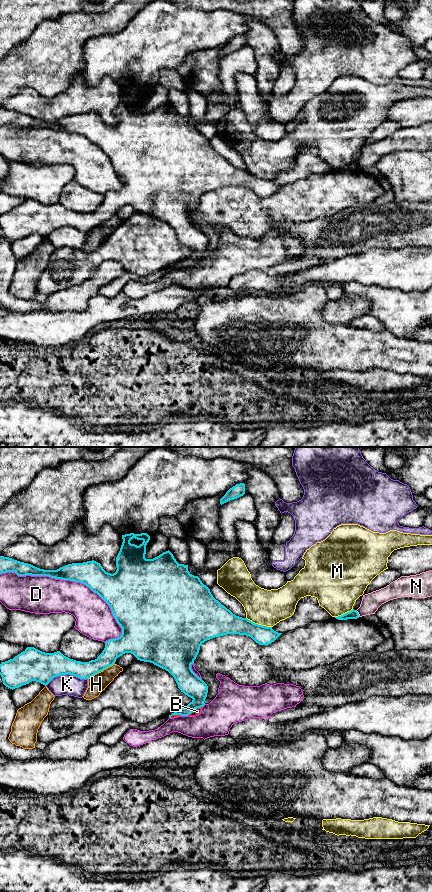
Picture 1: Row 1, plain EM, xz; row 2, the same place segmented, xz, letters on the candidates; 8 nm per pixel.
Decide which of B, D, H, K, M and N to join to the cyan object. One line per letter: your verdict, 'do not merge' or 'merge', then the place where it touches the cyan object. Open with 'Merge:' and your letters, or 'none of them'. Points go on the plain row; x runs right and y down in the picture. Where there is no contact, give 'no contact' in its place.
Merge: none of them
B: do not merge; meets cyan in xz at (194, 261)
D: do not merge; meets cyan in xz at (69, 131)
H: do not merge; meets cyan in xz at (100, 223)
K: do not merge; meets cyan in xz at (66, 225)
M: do not merge; meets cyan in xz at (259, 177)
N: do not merge; meets cyan in xz at (357, 165)

